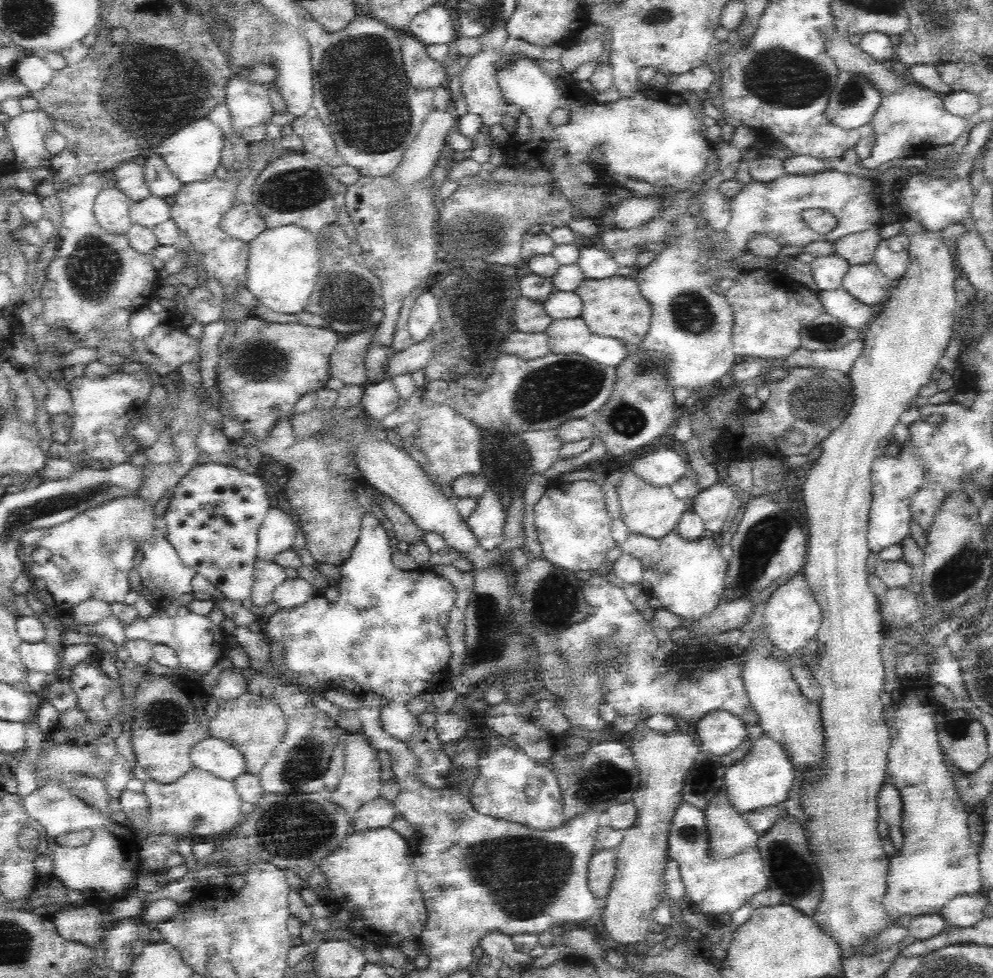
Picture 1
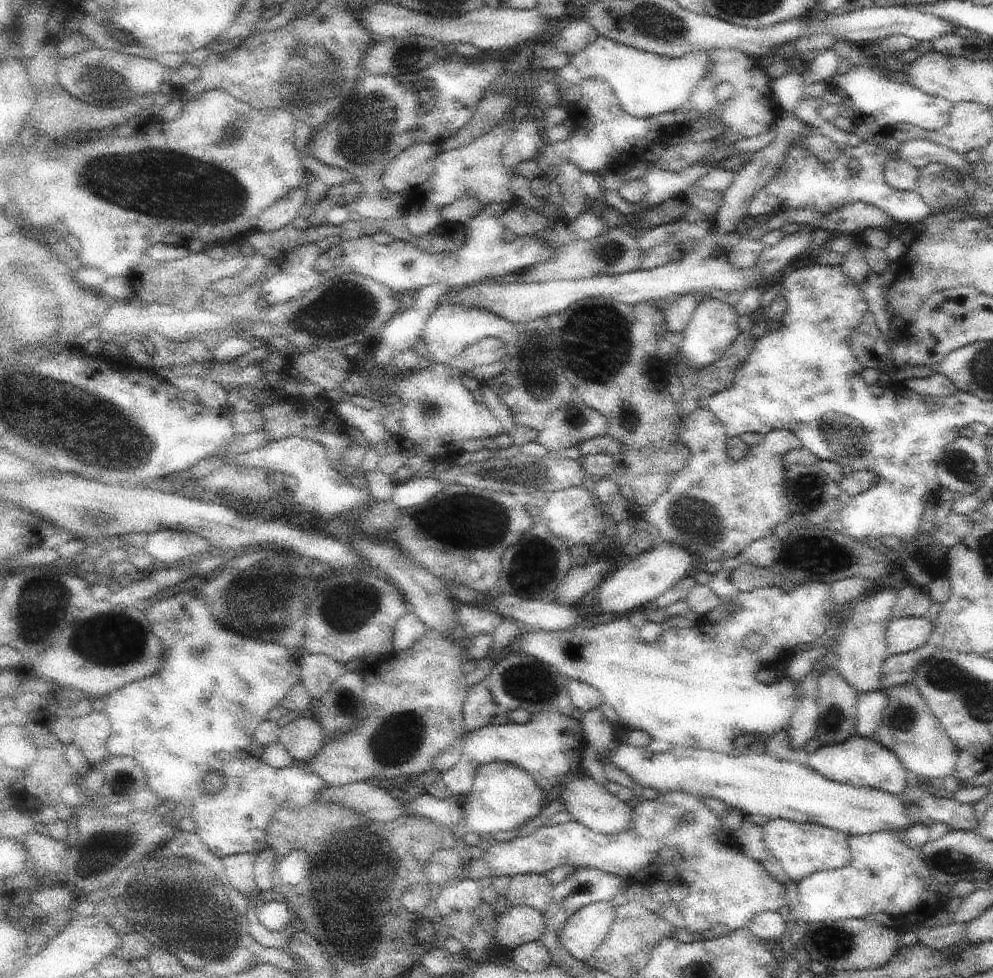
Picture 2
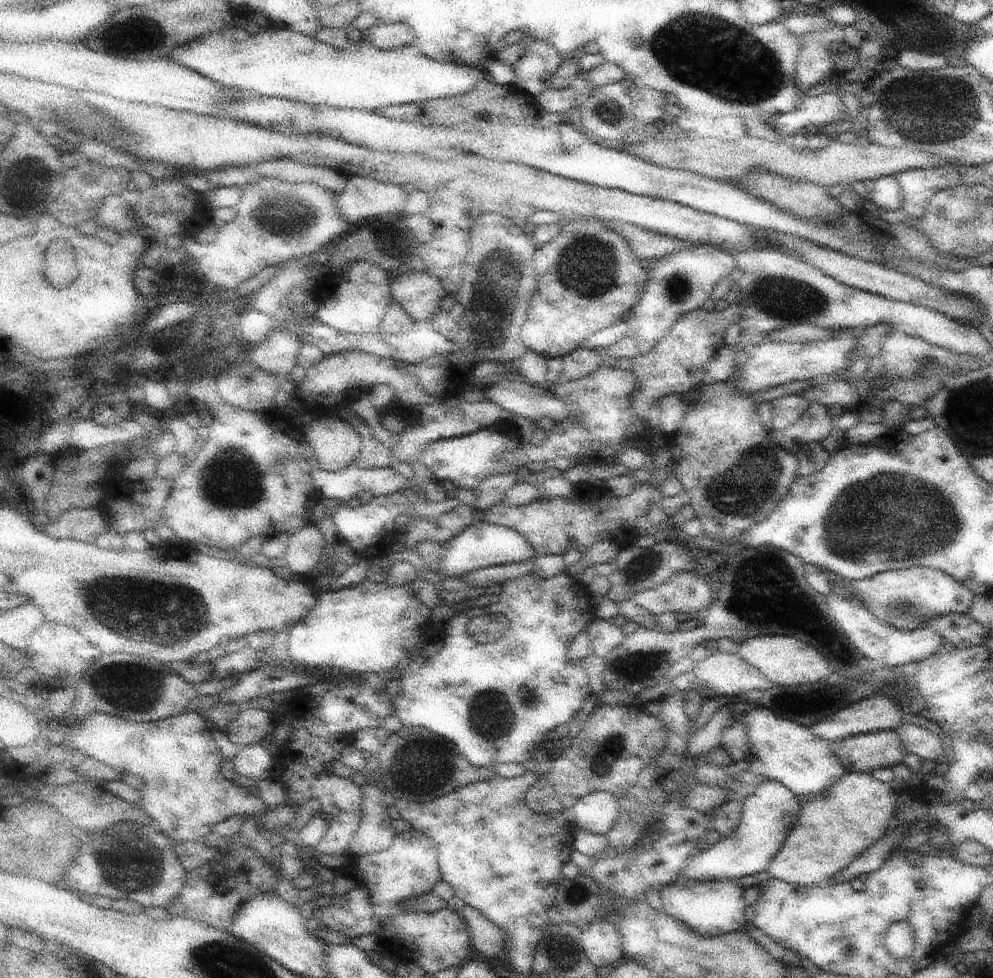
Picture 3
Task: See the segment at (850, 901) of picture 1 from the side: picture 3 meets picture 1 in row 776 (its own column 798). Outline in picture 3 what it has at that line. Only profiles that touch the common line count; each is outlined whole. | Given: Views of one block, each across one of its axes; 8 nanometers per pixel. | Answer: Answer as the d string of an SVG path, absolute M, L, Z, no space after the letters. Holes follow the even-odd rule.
M844 773L822 797L813 796L801 805L798 822L767 868L768 872L774 879L795 885L823 884L884 836L897 810L898 797L894 785L880 782L871 773Z

